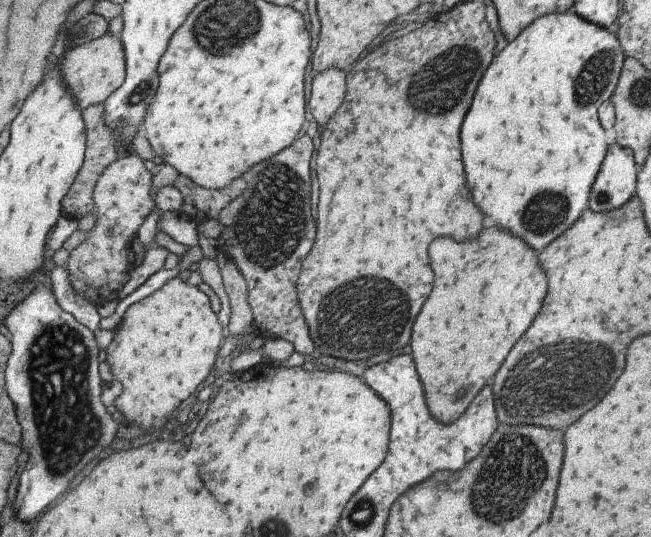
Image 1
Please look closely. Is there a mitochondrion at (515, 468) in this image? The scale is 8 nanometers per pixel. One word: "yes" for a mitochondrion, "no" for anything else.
yes

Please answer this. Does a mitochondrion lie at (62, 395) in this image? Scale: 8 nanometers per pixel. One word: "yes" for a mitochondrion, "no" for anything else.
yes

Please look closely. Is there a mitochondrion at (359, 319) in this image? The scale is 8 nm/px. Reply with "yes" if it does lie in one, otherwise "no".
yes

